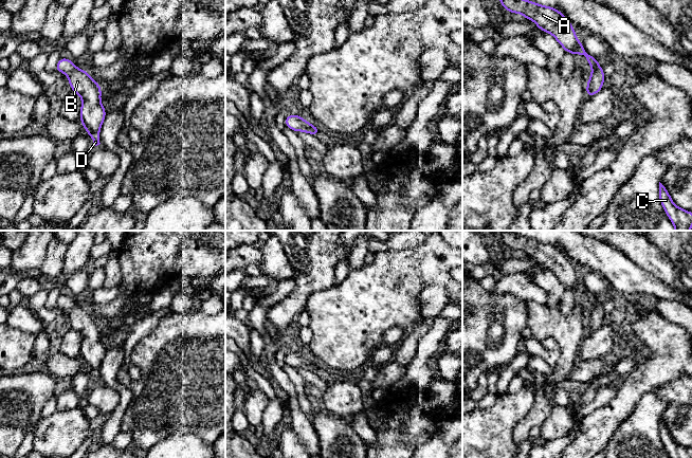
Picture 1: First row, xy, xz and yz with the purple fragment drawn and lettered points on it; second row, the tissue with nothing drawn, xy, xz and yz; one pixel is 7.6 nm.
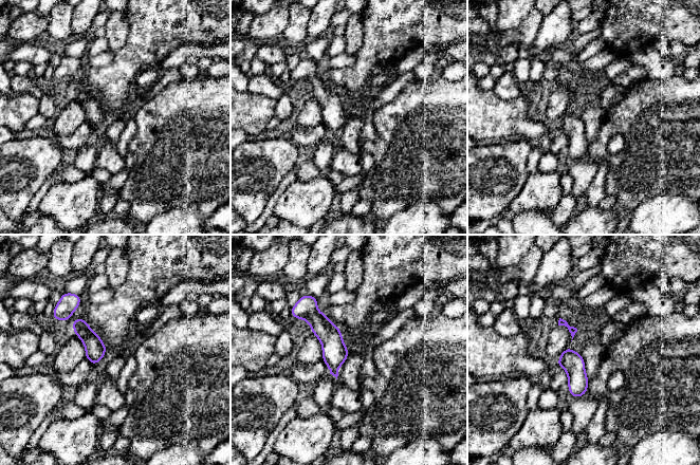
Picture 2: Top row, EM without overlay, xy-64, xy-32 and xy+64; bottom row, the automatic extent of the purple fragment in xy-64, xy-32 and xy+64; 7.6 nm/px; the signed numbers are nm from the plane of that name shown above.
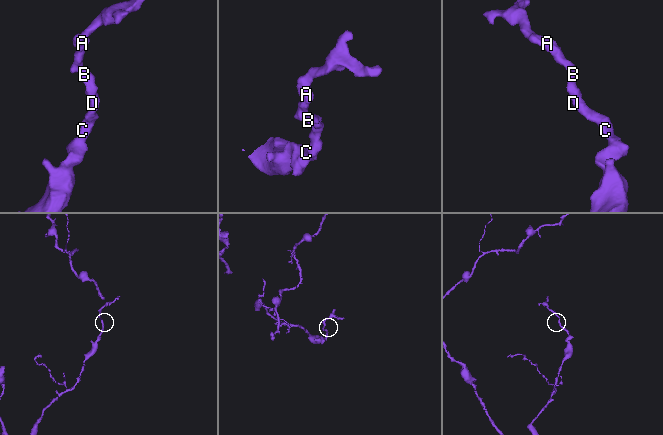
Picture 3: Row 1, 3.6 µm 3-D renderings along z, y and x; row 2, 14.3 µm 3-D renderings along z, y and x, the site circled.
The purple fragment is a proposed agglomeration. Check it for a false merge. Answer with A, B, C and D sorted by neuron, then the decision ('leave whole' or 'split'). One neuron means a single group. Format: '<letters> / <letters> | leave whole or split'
A B C D | leave whole

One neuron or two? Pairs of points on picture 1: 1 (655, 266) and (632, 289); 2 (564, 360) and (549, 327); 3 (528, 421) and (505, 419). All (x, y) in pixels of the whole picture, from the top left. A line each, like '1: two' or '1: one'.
1: two
2: one
3: two

